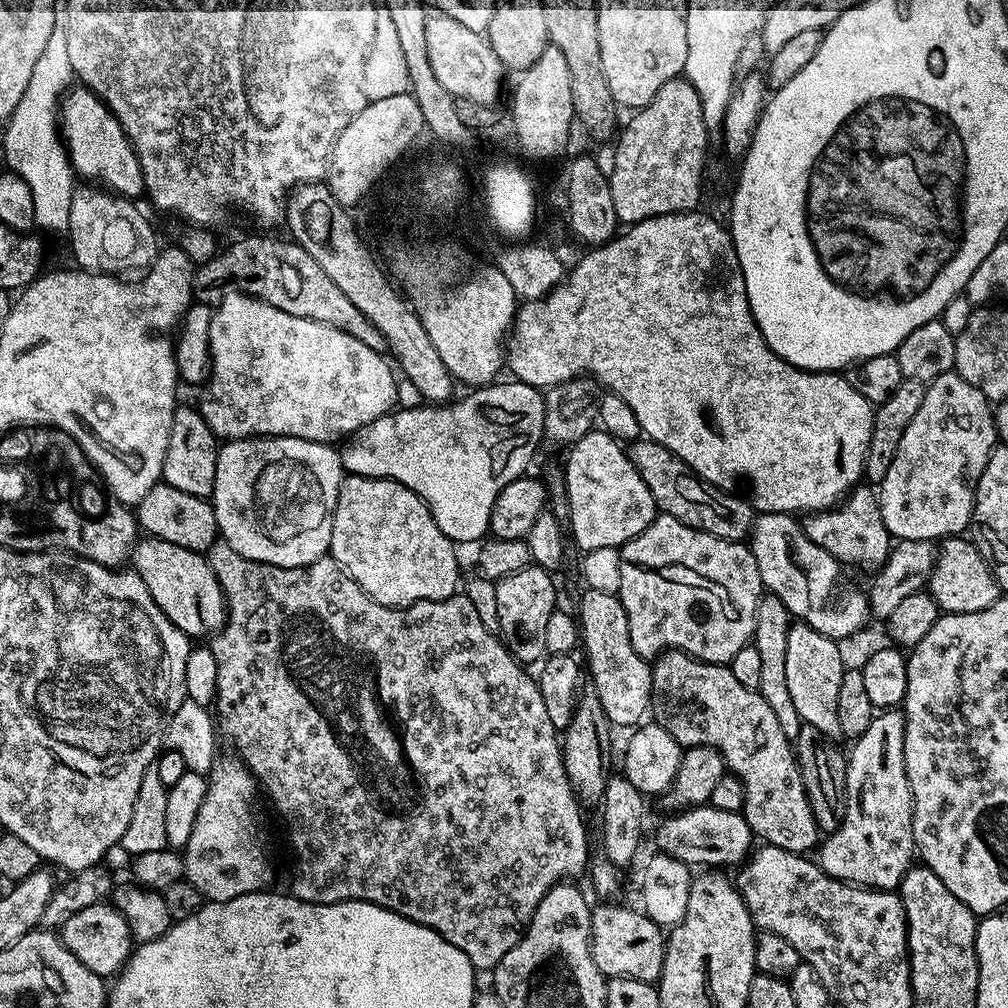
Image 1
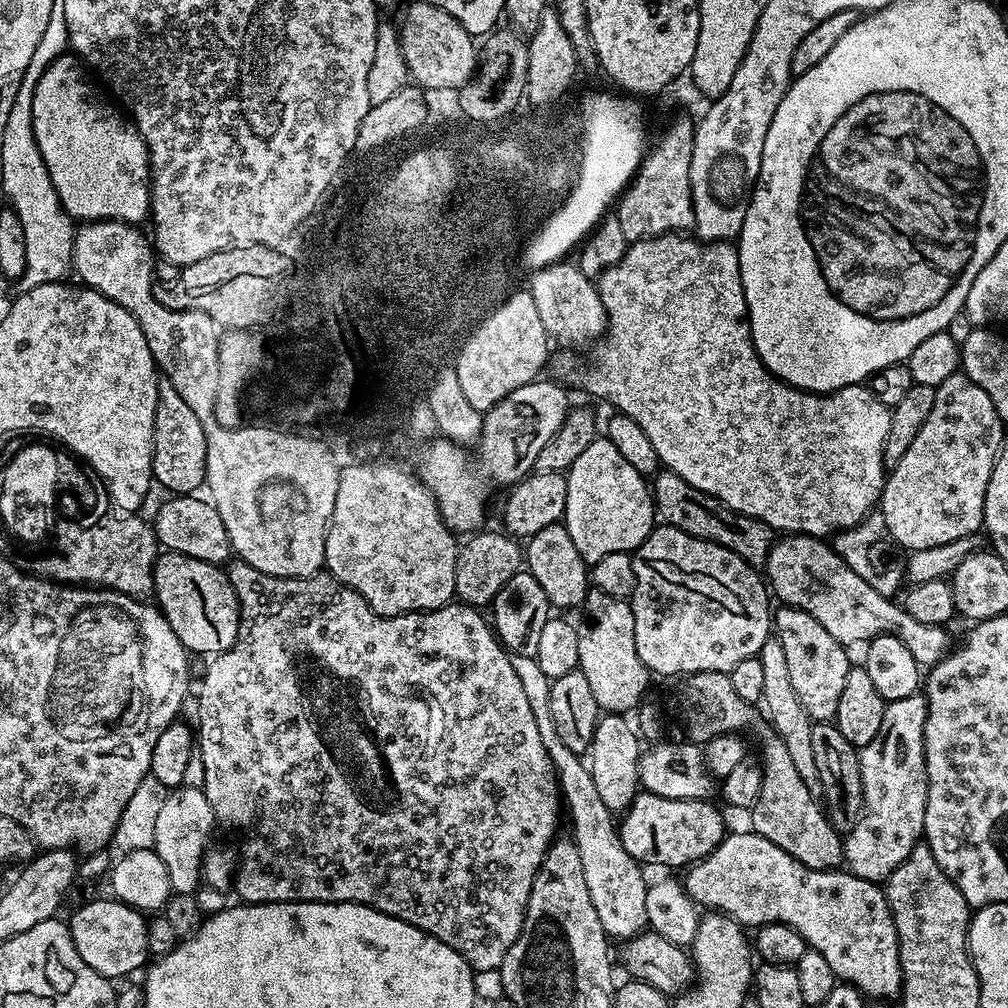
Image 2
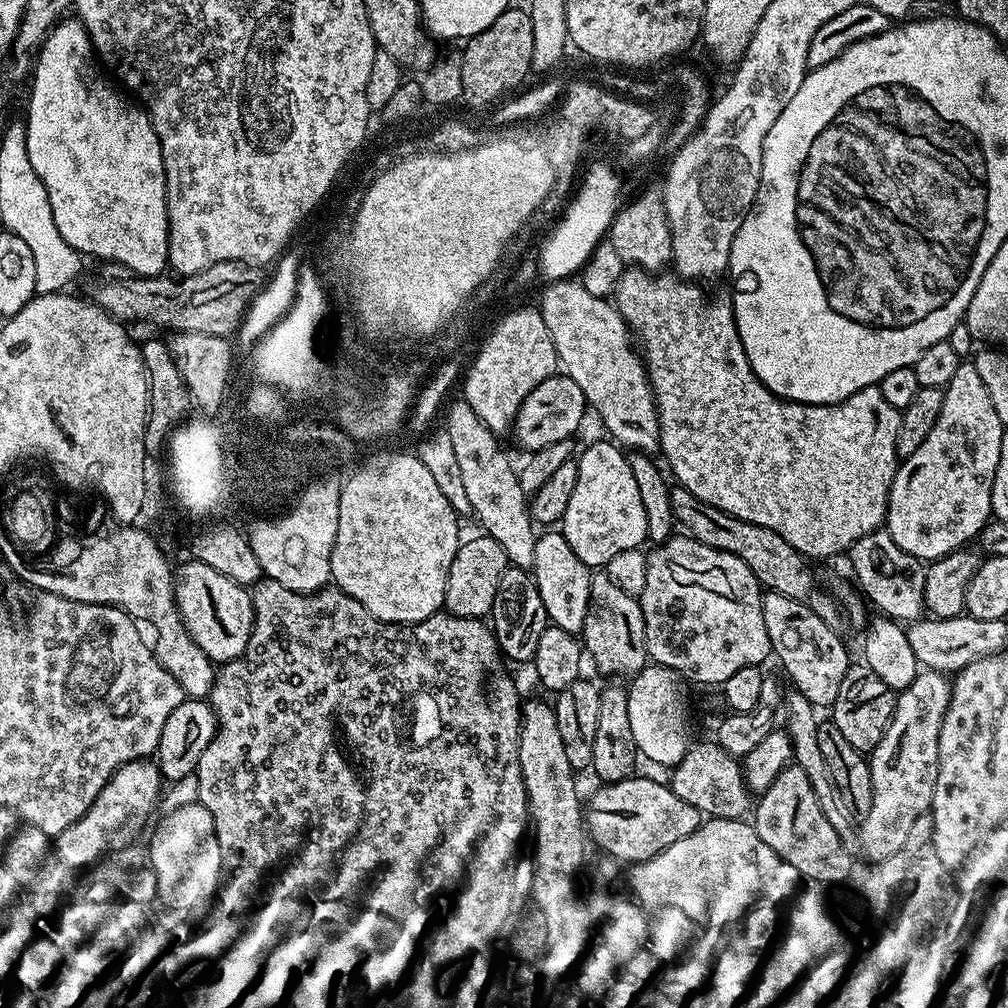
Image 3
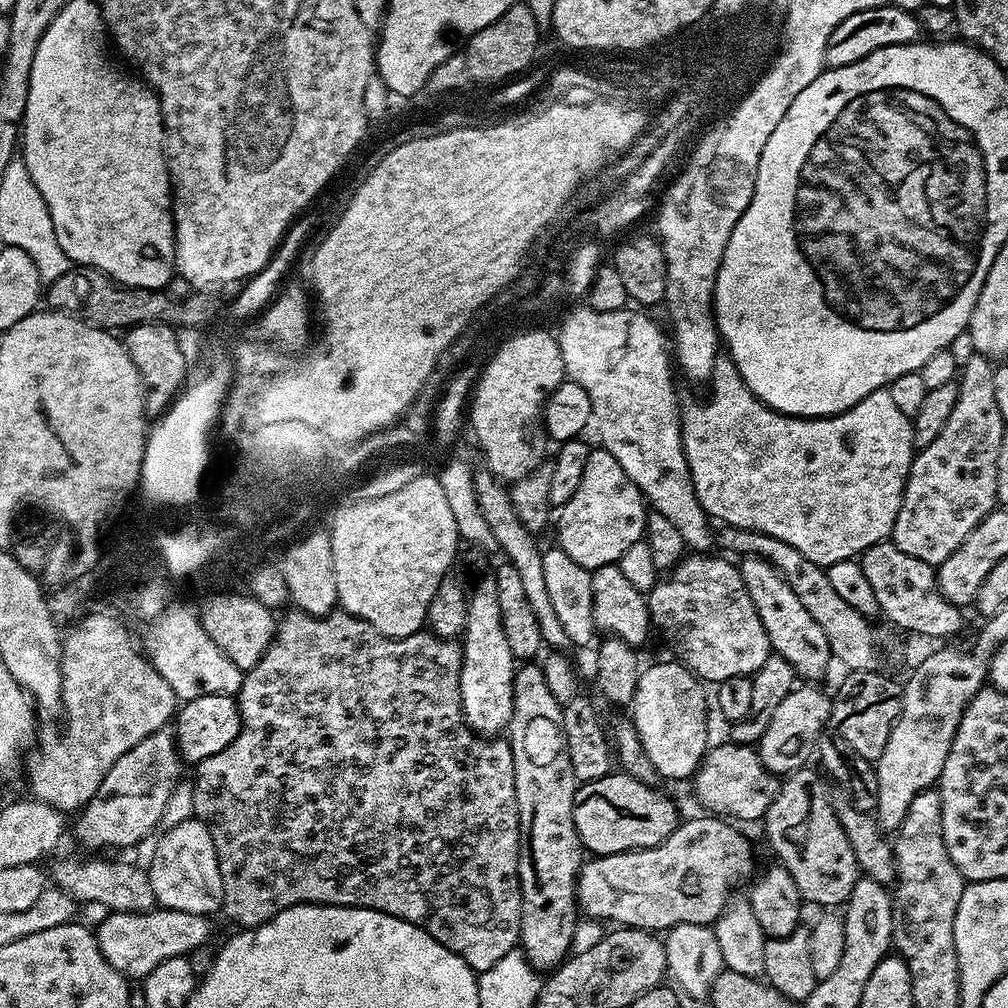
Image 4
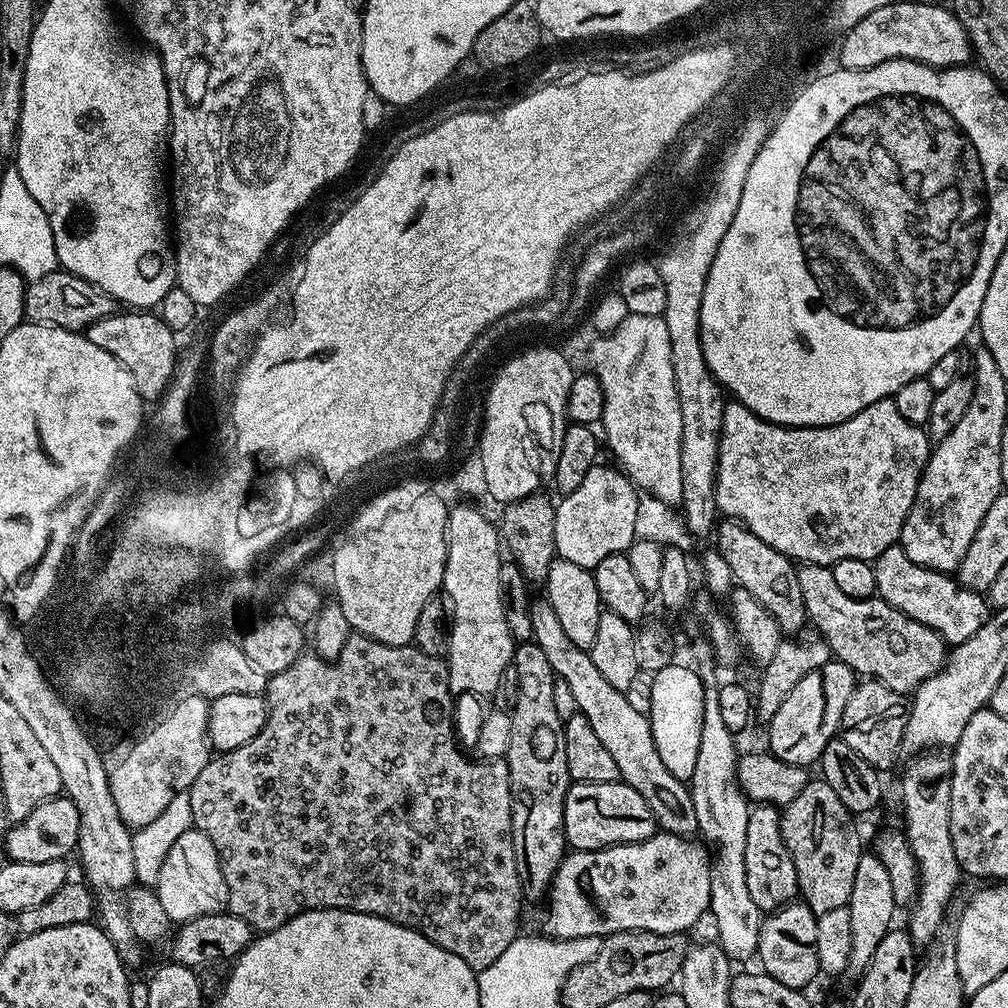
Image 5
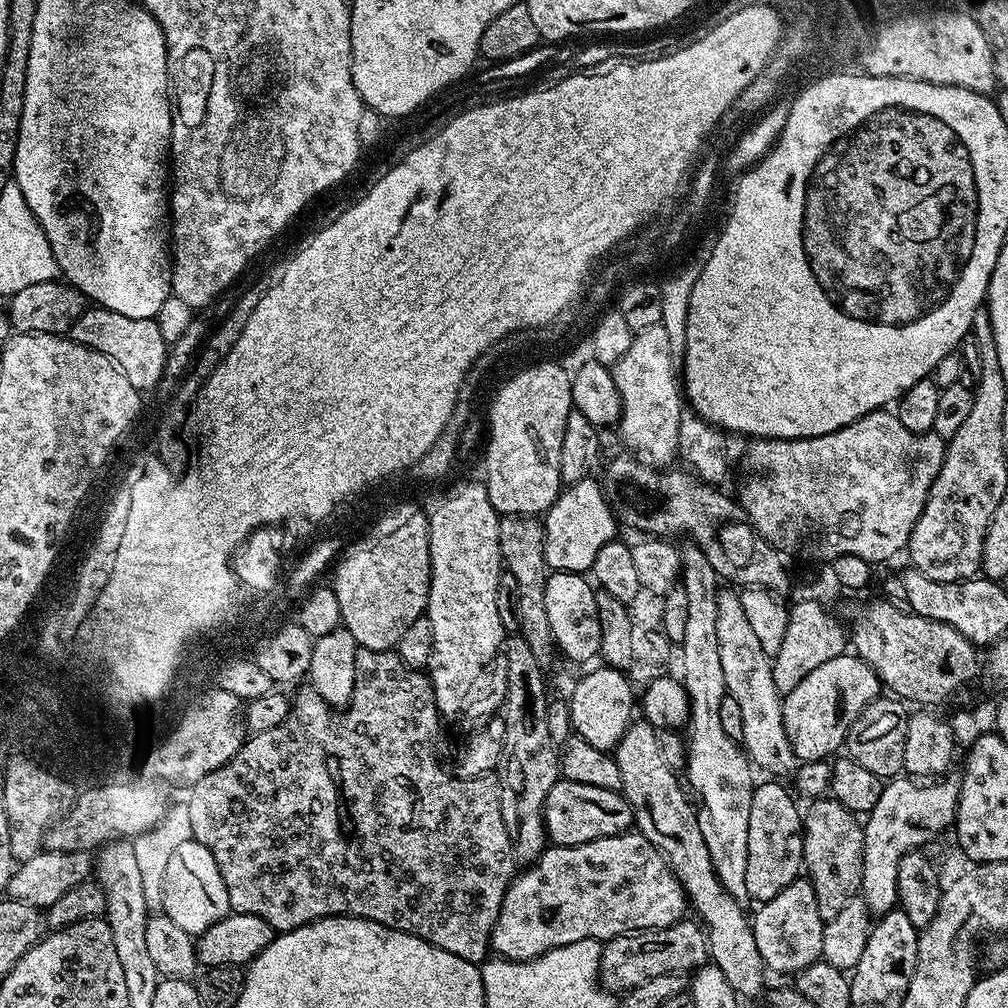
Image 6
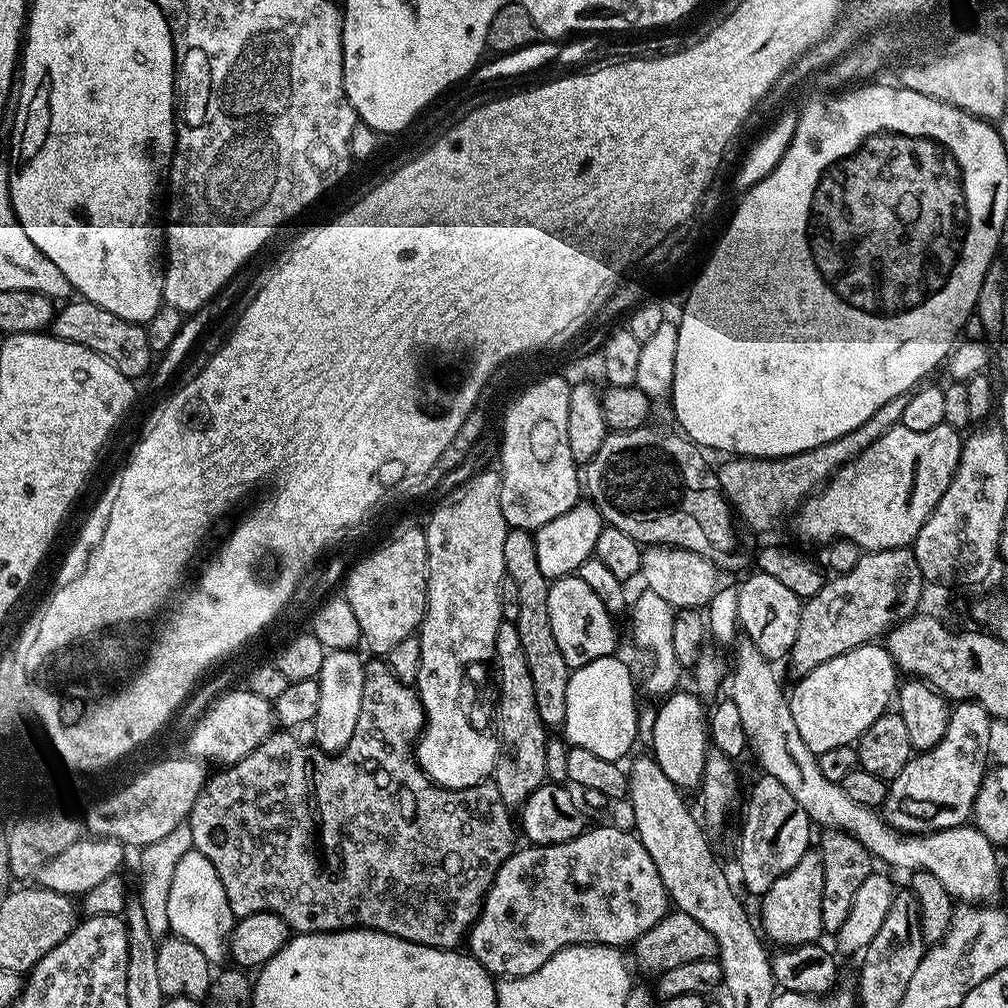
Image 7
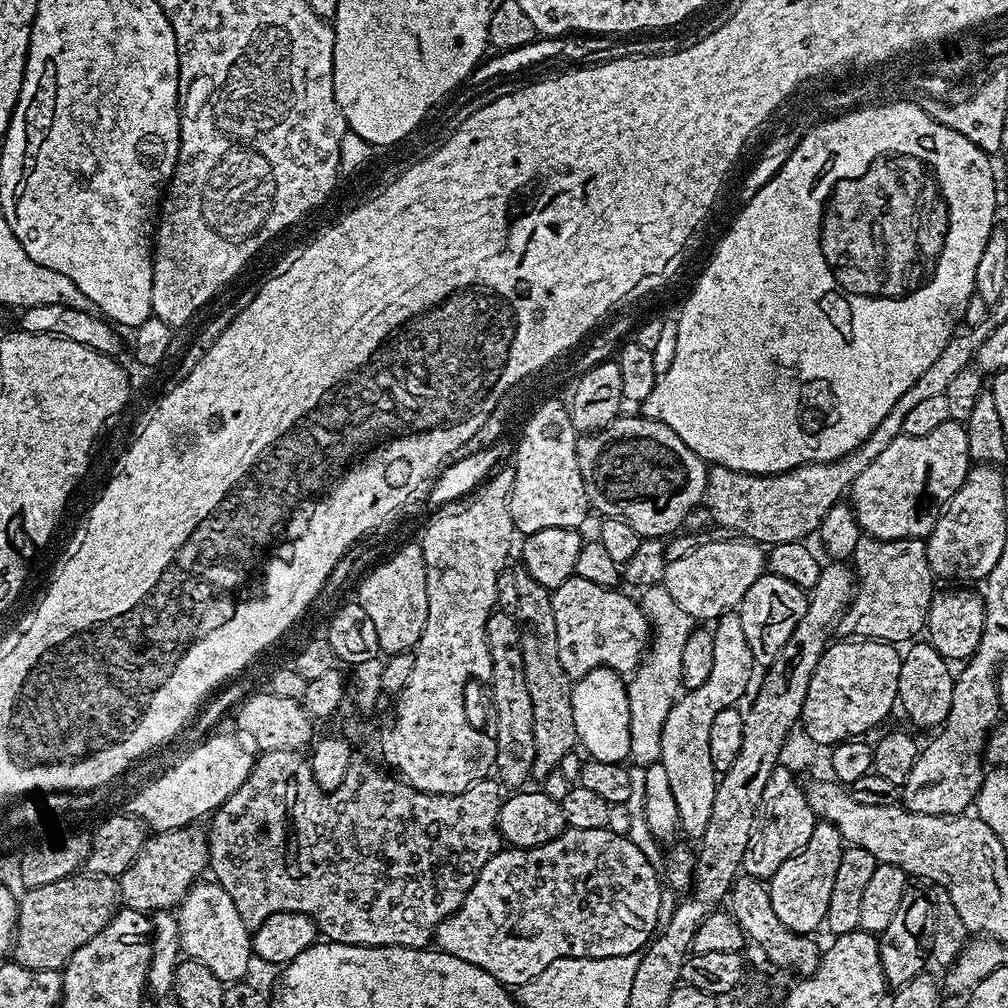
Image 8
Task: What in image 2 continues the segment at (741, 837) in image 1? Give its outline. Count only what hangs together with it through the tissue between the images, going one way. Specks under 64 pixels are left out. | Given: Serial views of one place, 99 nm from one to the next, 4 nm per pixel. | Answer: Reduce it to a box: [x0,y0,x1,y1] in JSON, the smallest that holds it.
[618,791,726,869]

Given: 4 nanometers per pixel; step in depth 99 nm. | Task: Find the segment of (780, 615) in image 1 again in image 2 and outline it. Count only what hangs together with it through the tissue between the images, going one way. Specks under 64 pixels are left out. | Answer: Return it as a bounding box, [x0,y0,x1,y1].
[759,638,823,798]

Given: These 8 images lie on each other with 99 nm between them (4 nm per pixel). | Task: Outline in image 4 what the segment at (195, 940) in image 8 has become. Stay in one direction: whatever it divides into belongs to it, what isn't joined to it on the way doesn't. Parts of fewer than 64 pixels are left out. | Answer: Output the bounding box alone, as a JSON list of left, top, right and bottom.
[146,820,223,917]

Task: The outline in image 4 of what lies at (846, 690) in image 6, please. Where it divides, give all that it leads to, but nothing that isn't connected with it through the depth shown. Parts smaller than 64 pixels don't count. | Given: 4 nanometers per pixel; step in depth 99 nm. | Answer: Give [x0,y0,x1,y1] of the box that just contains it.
[758,682,833,777]

